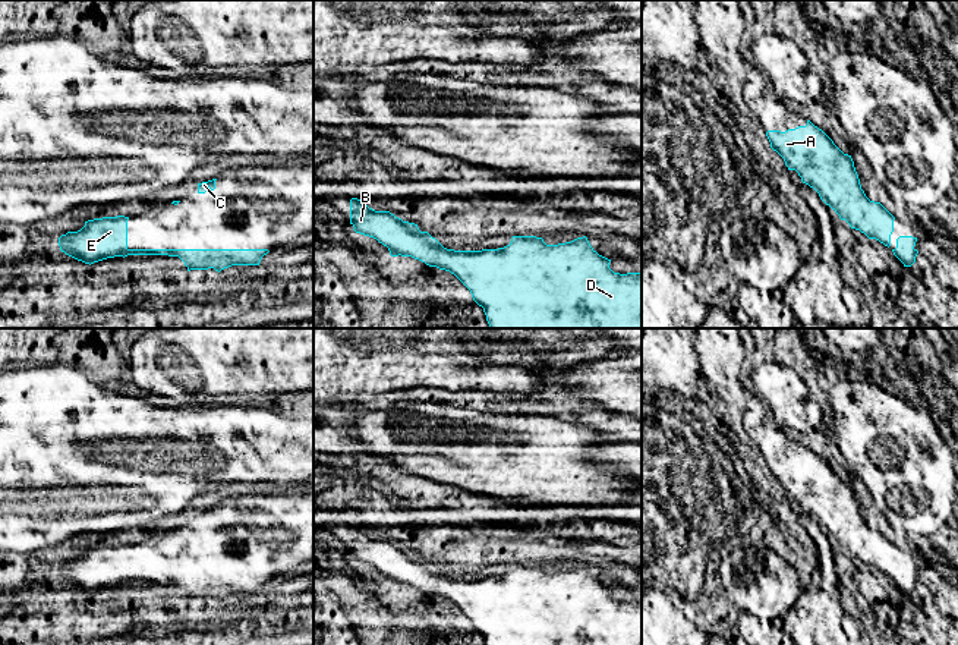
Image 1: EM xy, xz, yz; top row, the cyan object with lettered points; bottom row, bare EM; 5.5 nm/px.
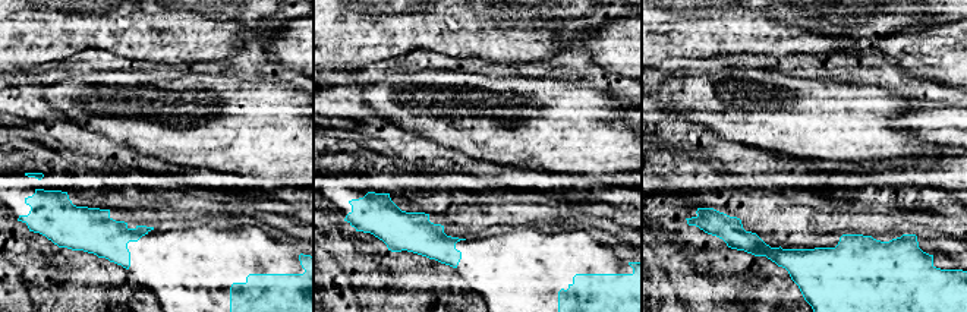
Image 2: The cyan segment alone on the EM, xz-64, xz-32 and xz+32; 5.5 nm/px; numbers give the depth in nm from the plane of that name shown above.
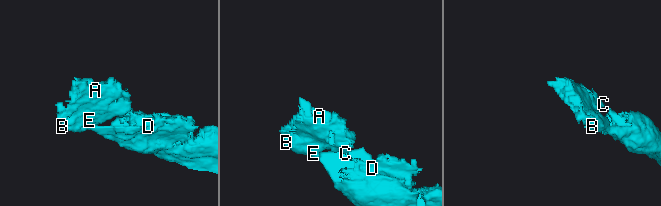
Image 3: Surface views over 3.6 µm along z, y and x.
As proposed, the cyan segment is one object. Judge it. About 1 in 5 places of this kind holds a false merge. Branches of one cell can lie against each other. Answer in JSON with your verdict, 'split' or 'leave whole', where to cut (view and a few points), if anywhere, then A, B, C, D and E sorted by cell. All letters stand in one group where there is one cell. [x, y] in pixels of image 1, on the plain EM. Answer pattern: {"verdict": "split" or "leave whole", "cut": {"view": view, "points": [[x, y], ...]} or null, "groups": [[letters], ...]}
{"verdict": "leave whole", "cut": null, "groups": [["A", "B", "C", "D", "E"]]}

